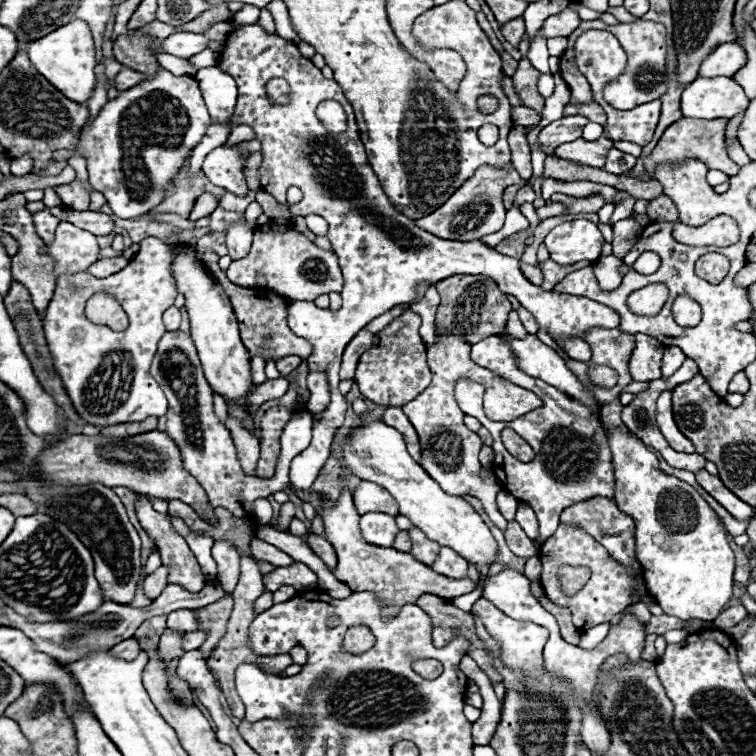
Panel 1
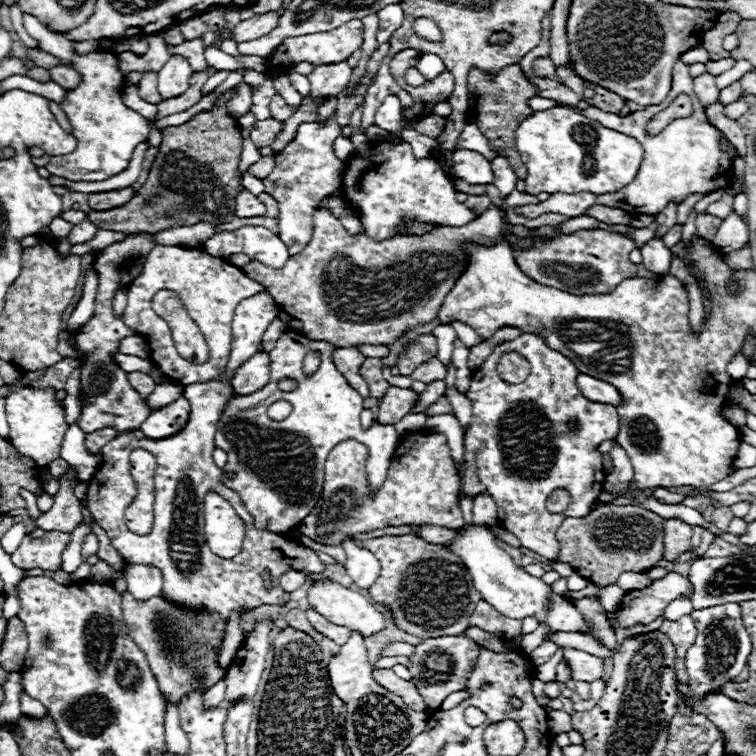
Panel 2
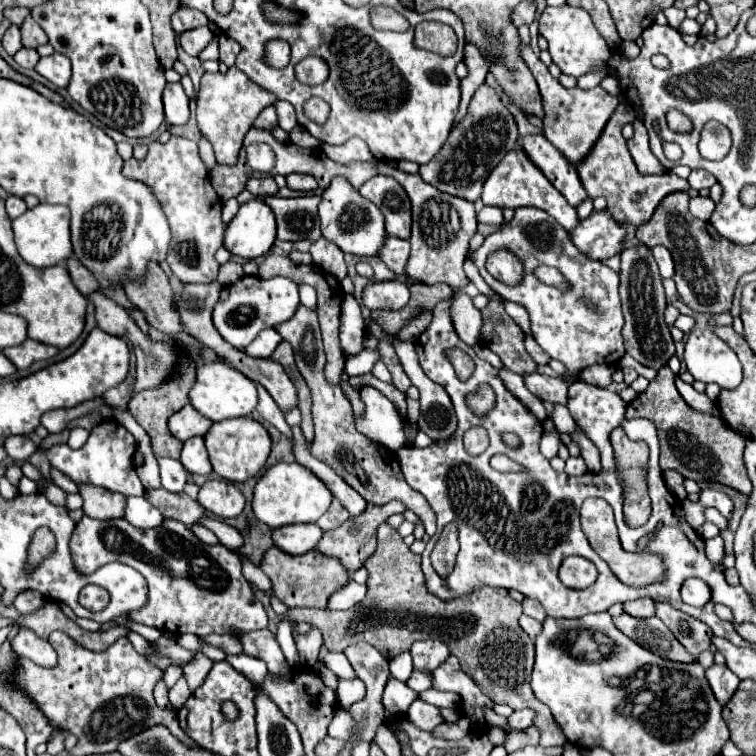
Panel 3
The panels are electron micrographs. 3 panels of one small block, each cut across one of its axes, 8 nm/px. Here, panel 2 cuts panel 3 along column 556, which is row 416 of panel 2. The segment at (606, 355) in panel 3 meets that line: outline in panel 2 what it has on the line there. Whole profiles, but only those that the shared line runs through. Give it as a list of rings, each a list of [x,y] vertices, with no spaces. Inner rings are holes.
[[[286,330],[278,338],[276,348],[270,354],[270,382],[254,396],[246,396],[244,400],[242,400],[242,396],[234,396],[230,400],[230,406],[224,410],[224,416],[220,418],[216,440],[214,440],[214,444],[218,448],[224,448],[228,452],[228,464],[224,466],[224,476],[222,476],[224,484],[228,484],[228,488],[232,488],[234,492],[240,494],[248,512],[252,512],[258,528],[266,528],[276,534],[282,534],[288,528],[300,524],[310,514],[310,510],[318,502],[318,496],[322,494],[322,486],[324,490],[324,462],[326,462],[330,450],[338,442],[356,438],[356,440],[364,440],[364,444],[370,446],[368,478],[372,480],[372,484],[376,484],[376,488],[380,488],[380,484],[384,482],[392,452],[396,448],[396,442],[400,438],[394,426],[378,424],[376,420],[366,430],[362,428],[362,424],[360,424],[362,396],[344,380],[344,376],[334,366],[332,352],[336,350],[336,346],[332,346],[330,342],[316,340],[316,350],[322,356],[322,364],[312,378],[304,376],[302,360],[312,348],[314,348],[314,340],[308,340],[304,334],[298,334],[294,330]],[[280,378],[294,378],[298,382],[298,386],[292,392],[282,392],[278,388]],[[276,400],[288,400],[294,406],[294,412],[282,422],[276,422],[276,420],[268,418],[268,414],[266,414],[268,406]]]

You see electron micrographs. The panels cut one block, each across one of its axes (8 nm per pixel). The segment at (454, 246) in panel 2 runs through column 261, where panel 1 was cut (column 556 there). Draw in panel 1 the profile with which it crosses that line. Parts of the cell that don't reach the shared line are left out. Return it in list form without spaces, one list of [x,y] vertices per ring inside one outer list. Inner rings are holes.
[[[546,260],[546,262],[540,262],[540,268],[542,268],[542,272],[544,272],[544,282],[542,282],[542,288],[544,290],[552,290],[566,274],[570,274],[570,272],[576,272],[585,266],[590,265],[591,262],[587,260],[583,260],[577,262],[576,264],[568,264],[568,266],[560,266],[554,262],[554,260]]]

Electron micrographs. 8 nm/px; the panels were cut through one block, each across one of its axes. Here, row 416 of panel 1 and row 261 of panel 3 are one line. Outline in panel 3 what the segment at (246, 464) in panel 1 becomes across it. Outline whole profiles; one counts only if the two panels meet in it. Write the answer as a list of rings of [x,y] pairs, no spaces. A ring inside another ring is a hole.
[[[228,260],[226,264],[222,264],[222,266],[220,266],[218,284],[228,286],[228,284],[232,284],[232,282],[240,280],[242,276],[244,276],[244,272],[242,272],[242,264],[240,264],[240,262],[236,262],[236,260]]]

